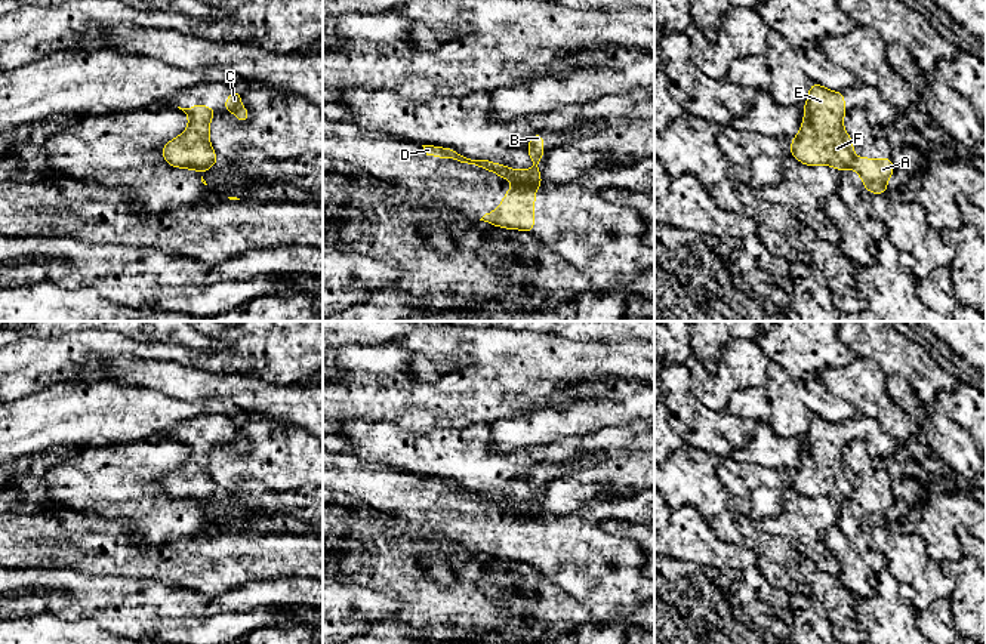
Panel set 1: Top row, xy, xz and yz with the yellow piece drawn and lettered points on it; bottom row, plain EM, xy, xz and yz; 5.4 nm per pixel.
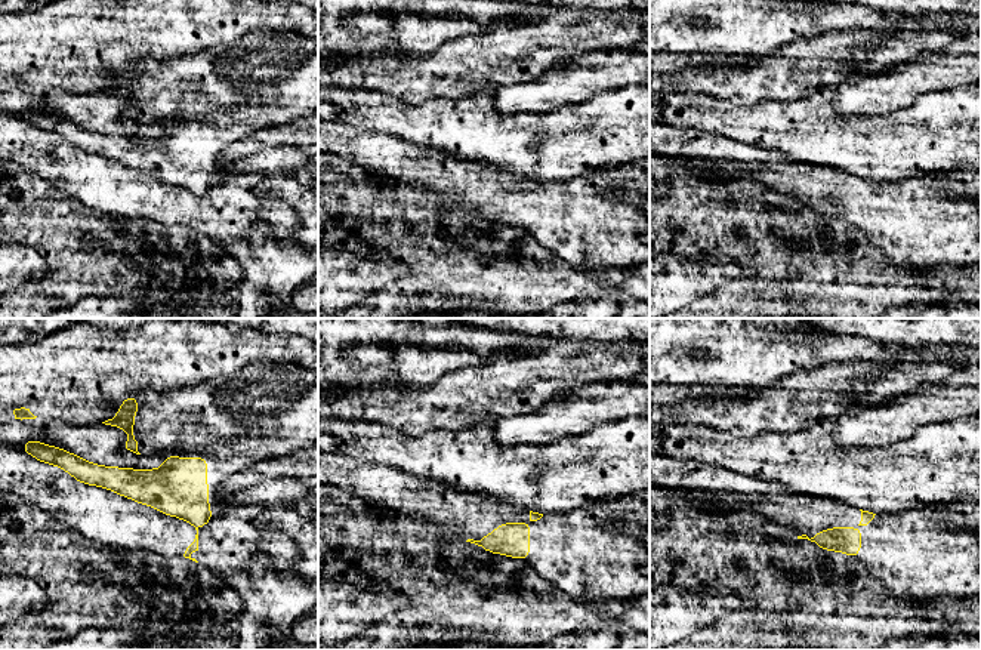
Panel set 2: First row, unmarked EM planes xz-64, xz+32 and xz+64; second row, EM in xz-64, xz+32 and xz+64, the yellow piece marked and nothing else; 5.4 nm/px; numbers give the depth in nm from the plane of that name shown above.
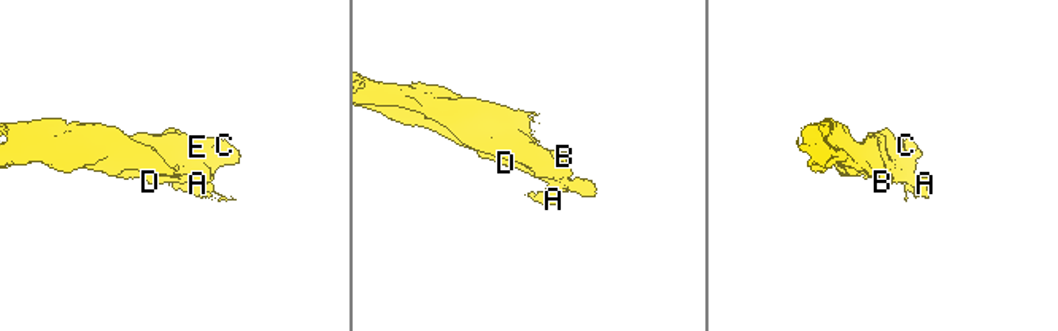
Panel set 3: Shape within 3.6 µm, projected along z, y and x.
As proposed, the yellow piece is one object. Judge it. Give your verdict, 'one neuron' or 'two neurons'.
two neurons

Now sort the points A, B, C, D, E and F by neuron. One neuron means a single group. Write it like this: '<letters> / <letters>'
A / B C D E F

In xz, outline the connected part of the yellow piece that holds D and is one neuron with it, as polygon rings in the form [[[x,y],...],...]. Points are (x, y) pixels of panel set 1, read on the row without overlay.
[[[542,463],[534,465],[530,468],[530,475],[527,478],[529,489],[534,493],[533,502],[515,502],[511,499],[506,499],[499,494],[493,494],[489,492],[471,492],[463,487],[460,487],[455,480],[443,480],[443,478],[434,478],[434,477],[422,477],[426,487],[440,489],[440,490],[452,490],[457,492],[460,494],[475,496],[487,503],[497,505],[502,511],[508,512],[512,511],[518,517],[524,517],[526,520],[534,520],[542,518],[543,514],[539,508],[539,493],[543,489],[543,466]]]

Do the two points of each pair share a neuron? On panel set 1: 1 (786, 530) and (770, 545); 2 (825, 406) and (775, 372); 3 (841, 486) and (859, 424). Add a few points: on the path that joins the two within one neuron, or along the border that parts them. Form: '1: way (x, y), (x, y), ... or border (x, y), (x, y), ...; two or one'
1: border (770, 532), (783, 536), (797, 549); two
2: way (813, 397), (800, 397), (786, 384); one
3: way (835, 470), (835, 444), (843, 437); one

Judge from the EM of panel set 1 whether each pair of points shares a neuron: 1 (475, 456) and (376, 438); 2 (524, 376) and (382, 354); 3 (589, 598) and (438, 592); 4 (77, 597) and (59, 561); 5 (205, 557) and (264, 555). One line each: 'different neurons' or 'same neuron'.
1: same neuron
2: same neuron
3: different neurons
4: different neurons
5: same neuron

